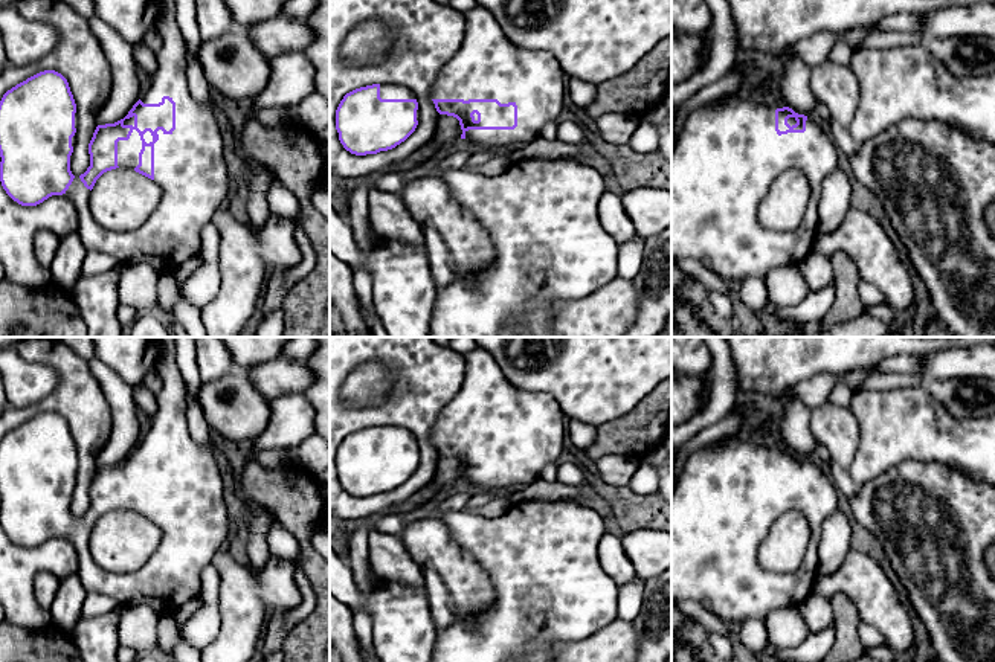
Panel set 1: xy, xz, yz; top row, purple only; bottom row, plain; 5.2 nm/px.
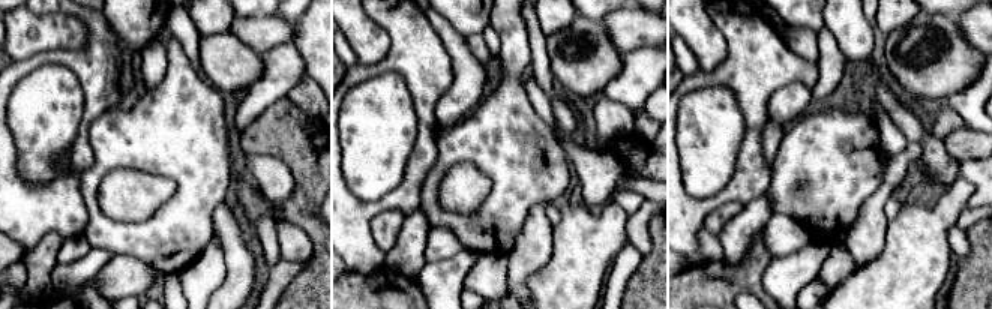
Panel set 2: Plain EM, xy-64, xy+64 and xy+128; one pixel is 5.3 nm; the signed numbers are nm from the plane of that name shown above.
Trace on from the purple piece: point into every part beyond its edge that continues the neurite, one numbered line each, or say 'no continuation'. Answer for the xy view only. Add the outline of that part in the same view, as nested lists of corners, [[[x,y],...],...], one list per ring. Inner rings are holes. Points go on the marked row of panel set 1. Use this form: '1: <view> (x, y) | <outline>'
1: xy (189, 168) | [[[163,0],[159,3],[160,12],[153,27],[162,38],[162,47],[156,52],[159,69],[153,76],[150,90],[140,101],[159,104],[163,96],[169,96],[175,102],[175,130],[171,134],[159,130],[159,140],[154,143],[154,183],[162,189],[162,197],[143,224],[131,230],[110,230],[93,218],[89,206],[92,191],[84,186],[79,177],[73,178],[66,194],[75,203],[81,218],[78,235],[85,250],[105,253],[122,265],[147,262],[160,275],[171,275],[201,249],[206,224],[212,221],[220,207],[226,206],[232,192],[223,156],[223,139],[214,114],[214,98],[201,104],[189,93],[186,79],[188,47],[175,21],[174,3]]]

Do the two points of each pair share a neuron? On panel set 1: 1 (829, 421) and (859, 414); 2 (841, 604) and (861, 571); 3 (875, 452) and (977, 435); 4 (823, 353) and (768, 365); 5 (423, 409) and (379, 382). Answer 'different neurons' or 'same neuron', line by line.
1: different neurons
2: different neurons
3: same neuron
4: same neuron
5: different neurons

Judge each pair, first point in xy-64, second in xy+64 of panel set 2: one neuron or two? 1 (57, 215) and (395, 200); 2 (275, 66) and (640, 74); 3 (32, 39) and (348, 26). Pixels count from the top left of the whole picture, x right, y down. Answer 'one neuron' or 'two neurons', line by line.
1: one neuron
2: one neuron
3: one neuron

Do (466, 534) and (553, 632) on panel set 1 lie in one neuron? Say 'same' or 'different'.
same

